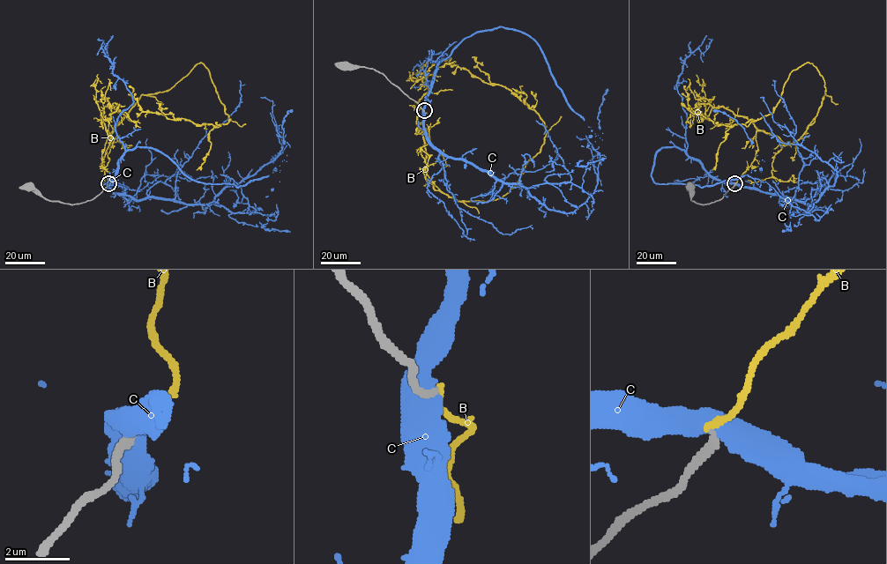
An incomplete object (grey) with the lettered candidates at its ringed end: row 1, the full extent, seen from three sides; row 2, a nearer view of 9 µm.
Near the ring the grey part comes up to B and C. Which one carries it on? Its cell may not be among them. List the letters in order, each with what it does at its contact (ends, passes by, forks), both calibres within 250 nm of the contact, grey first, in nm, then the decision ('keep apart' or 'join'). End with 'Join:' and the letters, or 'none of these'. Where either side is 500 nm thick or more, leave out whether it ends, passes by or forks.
B: it ends; calibres 240 and 220 nm; keep apart
C: calibres 260 and 600 nm; keep apart
Join: none of these

